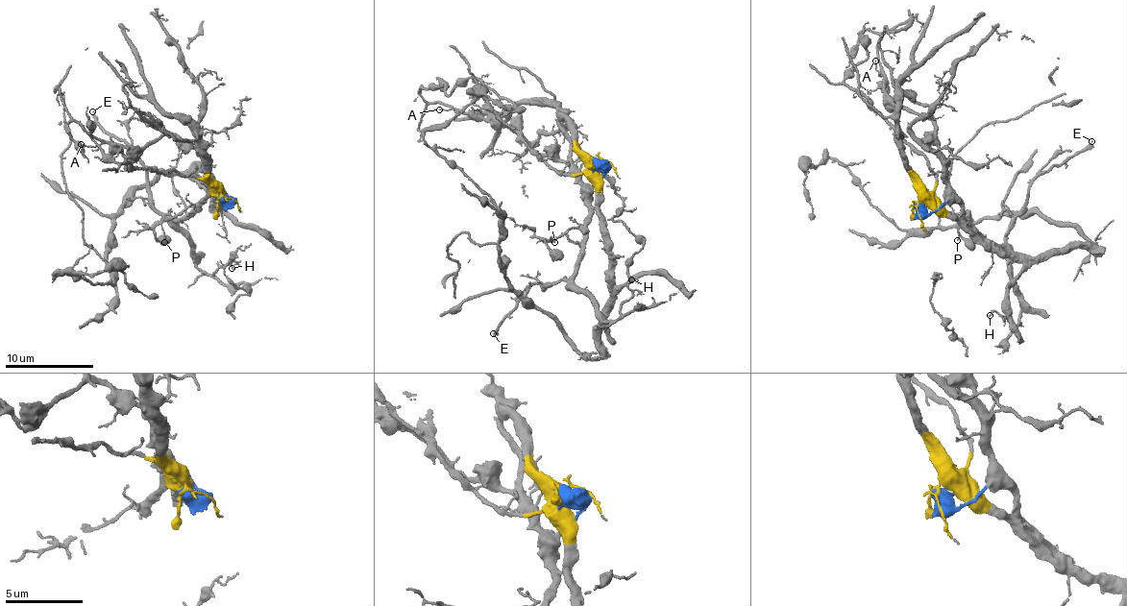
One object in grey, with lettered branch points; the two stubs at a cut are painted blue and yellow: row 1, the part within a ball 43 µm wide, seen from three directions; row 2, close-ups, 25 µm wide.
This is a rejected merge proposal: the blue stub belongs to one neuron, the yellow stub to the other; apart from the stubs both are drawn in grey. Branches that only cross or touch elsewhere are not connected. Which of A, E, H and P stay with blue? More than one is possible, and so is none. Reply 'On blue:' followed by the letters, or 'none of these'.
On blue: A, E, H, P

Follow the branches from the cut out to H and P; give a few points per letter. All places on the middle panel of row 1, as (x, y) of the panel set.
H: (596, 161), (602, 180), (593, 192), (574, 283), (606, 321), (632, 294), (632, 279)
P: (596, 161), (602, 180), (588, 205), (590, 212), (582, 224), (572, 226), (551, 238), (555, 241)

